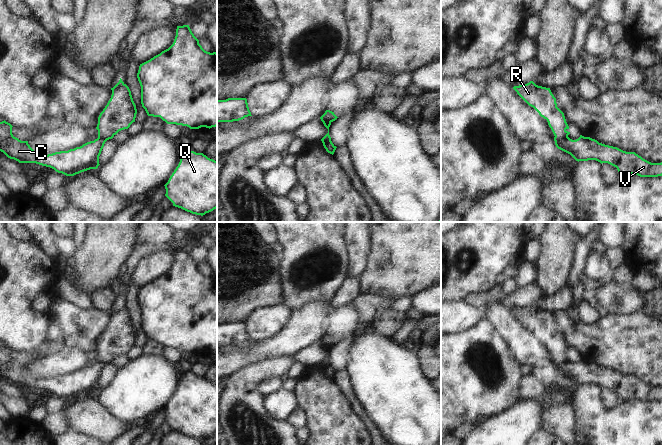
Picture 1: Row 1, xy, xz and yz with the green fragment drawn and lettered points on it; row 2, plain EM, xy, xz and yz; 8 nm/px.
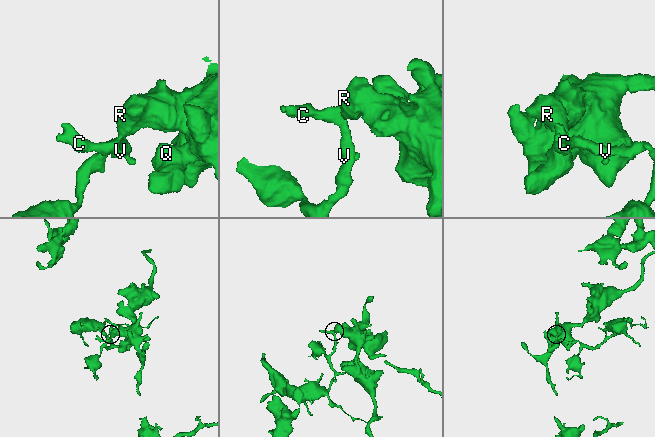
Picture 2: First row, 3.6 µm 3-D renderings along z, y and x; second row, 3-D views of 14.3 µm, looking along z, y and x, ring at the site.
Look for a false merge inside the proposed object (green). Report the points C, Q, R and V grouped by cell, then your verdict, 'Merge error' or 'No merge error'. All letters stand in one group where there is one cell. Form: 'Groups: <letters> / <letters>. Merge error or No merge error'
Groups: C V / Q R. Merge error

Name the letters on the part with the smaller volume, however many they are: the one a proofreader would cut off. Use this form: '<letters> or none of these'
C, V

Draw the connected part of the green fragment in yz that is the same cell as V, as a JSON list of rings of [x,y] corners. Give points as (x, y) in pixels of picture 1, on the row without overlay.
[[[568,360],[555,364],[558,373],[570,378],[576,385],[596,384],[608,387],[617,392],[618,396],[627,401],[636,398],[640,401],[662,400],[662,386],[651,387],[635,376],[626,376],[617,371],[599,367],[590,361],[580,361],[576,364]]]

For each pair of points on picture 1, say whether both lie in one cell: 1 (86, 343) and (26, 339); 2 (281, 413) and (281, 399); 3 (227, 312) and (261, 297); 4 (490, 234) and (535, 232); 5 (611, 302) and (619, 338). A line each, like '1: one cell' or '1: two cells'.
1: two cells
2: one cell
3: one cell
4: two cells
5: two cells

